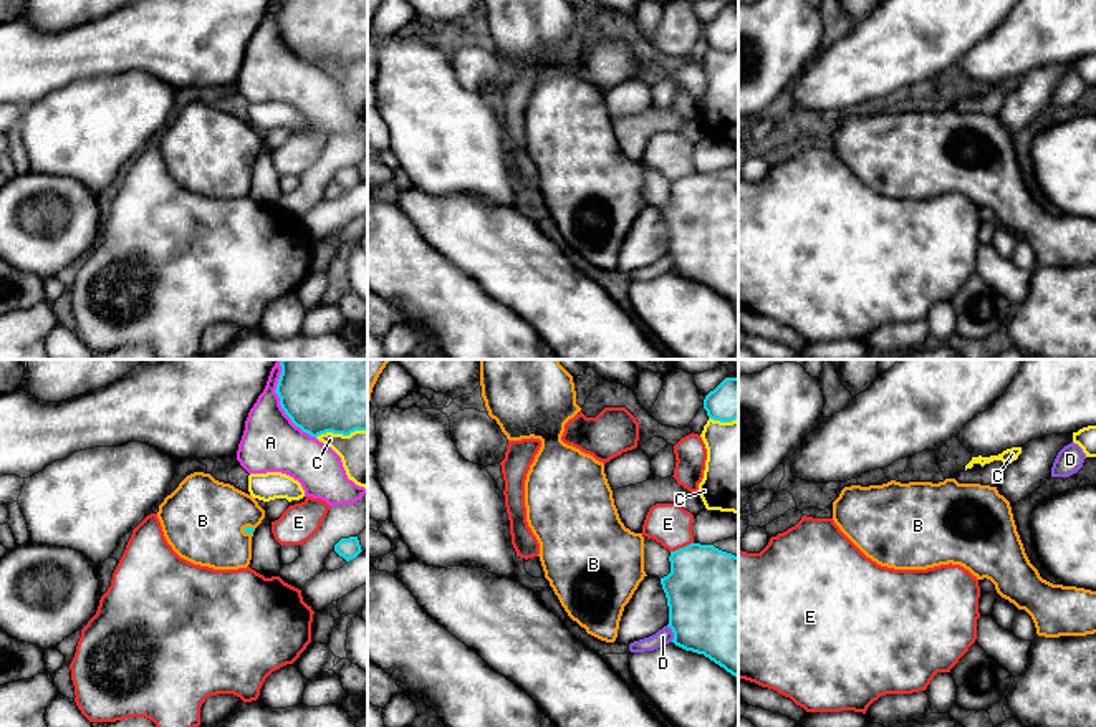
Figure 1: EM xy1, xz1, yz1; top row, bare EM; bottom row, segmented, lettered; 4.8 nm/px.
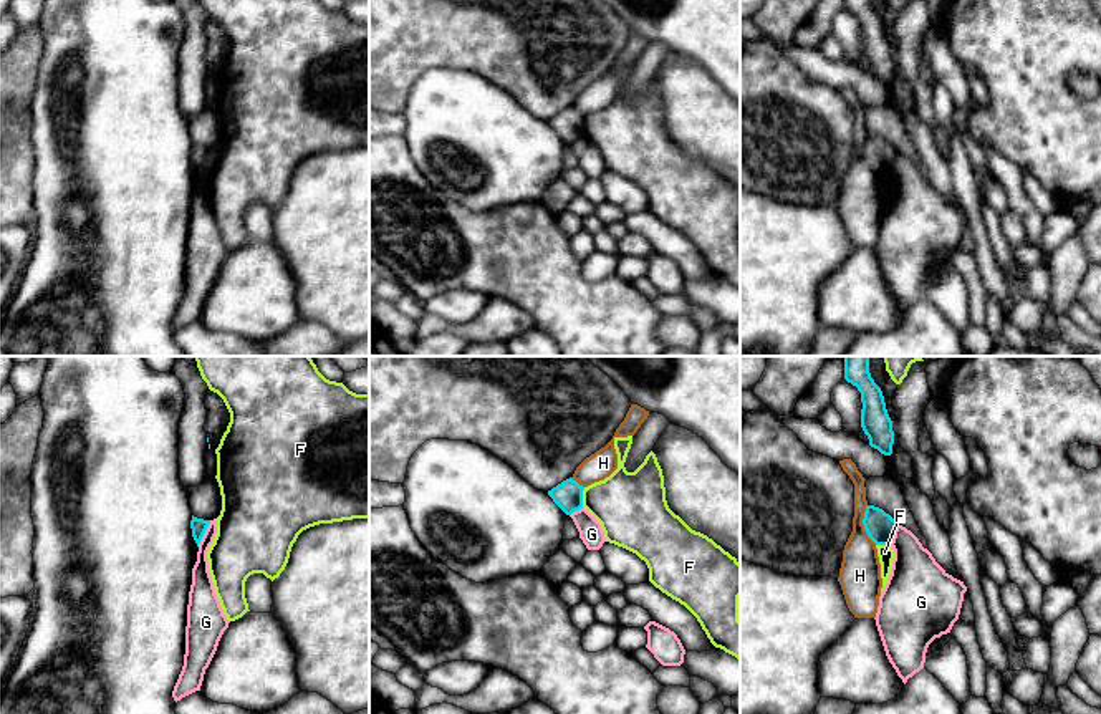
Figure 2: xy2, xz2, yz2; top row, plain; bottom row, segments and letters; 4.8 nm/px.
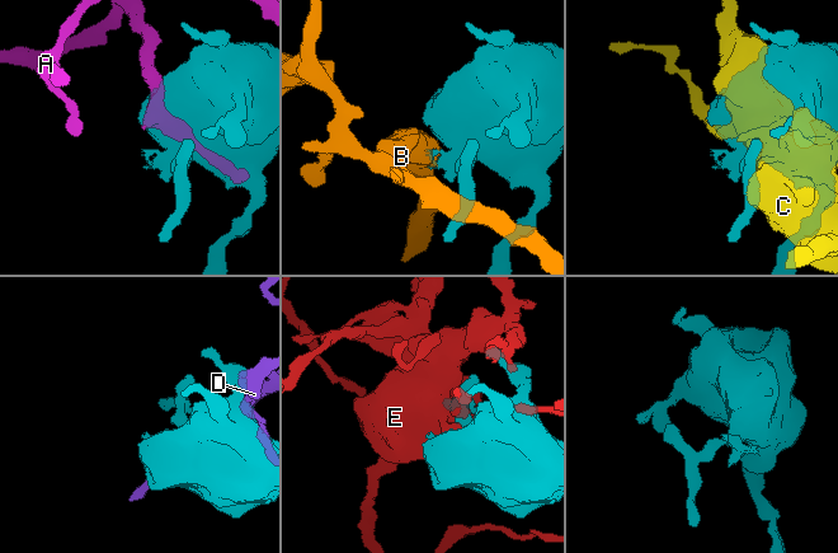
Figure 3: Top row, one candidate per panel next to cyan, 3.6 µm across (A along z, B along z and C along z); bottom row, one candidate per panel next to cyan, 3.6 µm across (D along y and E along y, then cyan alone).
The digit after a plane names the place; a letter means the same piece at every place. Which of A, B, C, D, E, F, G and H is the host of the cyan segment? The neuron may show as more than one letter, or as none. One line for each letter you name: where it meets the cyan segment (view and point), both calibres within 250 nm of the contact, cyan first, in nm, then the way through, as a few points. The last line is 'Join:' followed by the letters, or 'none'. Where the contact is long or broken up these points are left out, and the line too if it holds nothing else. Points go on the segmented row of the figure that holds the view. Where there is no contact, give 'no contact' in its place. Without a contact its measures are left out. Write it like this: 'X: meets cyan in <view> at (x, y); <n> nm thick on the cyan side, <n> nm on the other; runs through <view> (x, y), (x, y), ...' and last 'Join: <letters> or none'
B: meets cyan in xy1 at (247, 527); 30 nm thick on the cyan side, 400 nm on the other
Join: B

